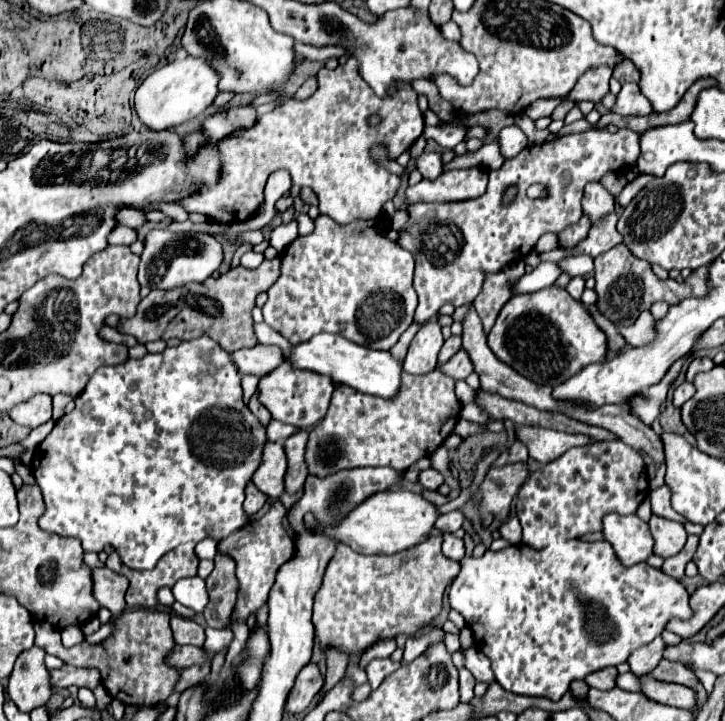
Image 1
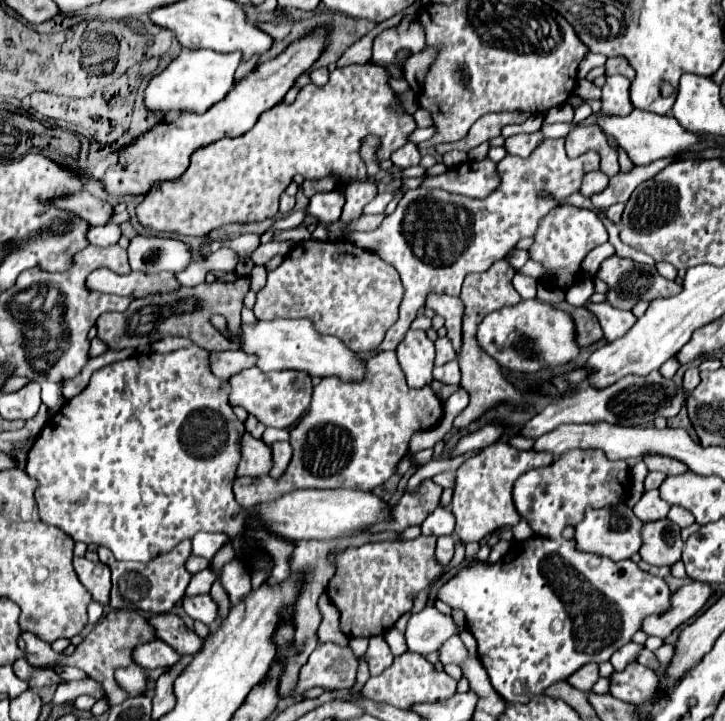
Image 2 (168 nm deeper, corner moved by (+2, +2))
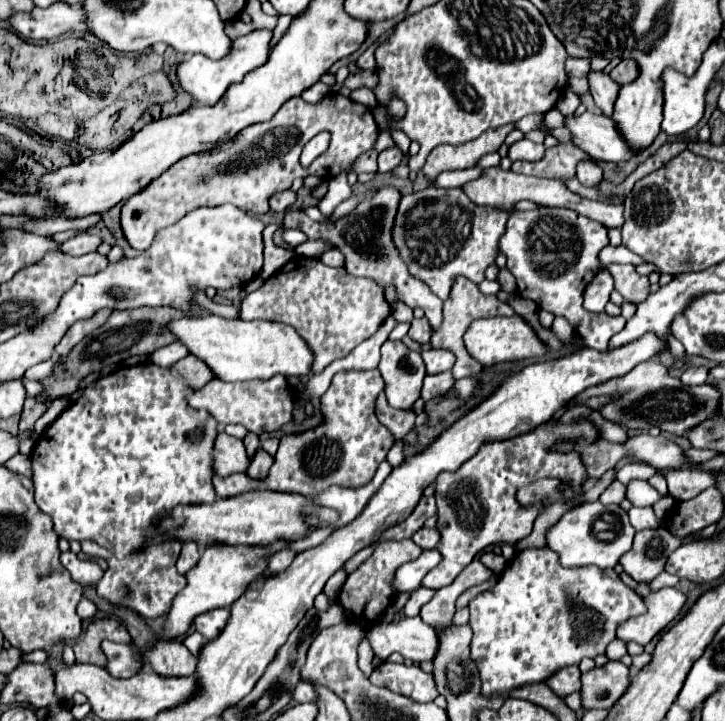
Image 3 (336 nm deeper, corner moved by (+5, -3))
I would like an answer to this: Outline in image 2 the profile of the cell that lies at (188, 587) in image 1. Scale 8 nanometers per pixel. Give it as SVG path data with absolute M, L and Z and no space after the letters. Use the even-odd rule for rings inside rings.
M197 595L197 597L185 597L183 609L193 621L201 621L205 625L213 625L219 617L217 603L211 599L211 595Z

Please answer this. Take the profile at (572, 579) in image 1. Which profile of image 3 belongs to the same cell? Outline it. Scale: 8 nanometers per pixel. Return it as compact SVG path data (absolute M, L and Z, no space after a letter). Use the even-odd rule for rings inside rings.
M526 548L514 554L514 558L506 564L498 582L490 590L480 592L470 600L468 610L470 628L474 632L470 658L476 662L480 672L480 692L486 698L492 698L494 694L508 698L516 688L546 682L560 668L578 666L584 658L606 654L608 644L616 638L618 626L628 618L644 614L648 608L644 604L644 598L636 594L634 588L626 586L614 570L600 570L598 566L568 570L560 566L560 556L554 550Z

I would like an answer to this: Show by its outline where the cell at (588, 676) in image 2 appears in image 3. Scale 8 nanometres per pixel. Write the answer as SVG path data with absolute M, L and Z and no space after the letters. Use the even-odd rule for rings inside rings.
M568 666L568 670L560 670L560 674L554 674L548 686L560 696L568 696L580 690L580 676L582 672L578 670L578 666Z

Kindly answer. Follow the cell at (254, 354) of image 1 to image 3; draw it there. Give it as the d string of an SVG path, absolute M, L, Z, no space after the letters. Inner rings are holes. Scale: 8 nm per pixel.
M194 354L178 360L172 368L176 372L180 372L180 376L184 376L184 380L188 382L188 386L192 386L196 390L202 388L202 386L206 386L210 380L216 378L212 374L212 370L208 370L208 364L206 362L200 362L200 358L196 358Z

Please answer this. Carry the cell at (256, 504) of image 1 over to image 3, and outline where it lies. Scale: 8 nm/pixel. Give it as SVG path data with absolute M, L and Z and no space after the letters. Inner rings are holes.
M378 368L374 370L348 370L332 378L330 388L320 398L324 414L322 424L298 434L286 434L274 456L270 474L262 480L248 474L232 474L228 478L214 478L218 498L232 498L250 490L284 490L302 496L316 496L330 486L358 488L372 480L376 466L386 460L388 450L394 446L394 434L376 416L376 398L386 390L386 382Z

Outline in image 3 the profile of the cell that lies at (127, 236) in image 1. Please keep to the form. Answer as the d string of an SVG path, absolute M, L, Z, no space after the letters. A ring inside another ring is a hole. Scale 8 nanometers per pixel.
M78 234L78 236L70 238L70 240L66 240L60 246L60 250L66 252L66 254L72 254L72 256L82 256L82 254L98 250L100 244L102 244L102 238L96 236L96 234Z

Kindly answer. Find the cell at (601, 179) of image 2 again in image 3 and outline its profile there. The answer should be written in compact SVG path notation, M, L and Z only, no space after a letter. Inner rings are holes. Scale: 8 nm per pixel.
M580 162L576 176L584 186L592 188L592 186L598 186L602 182L602 168L596 162Z

